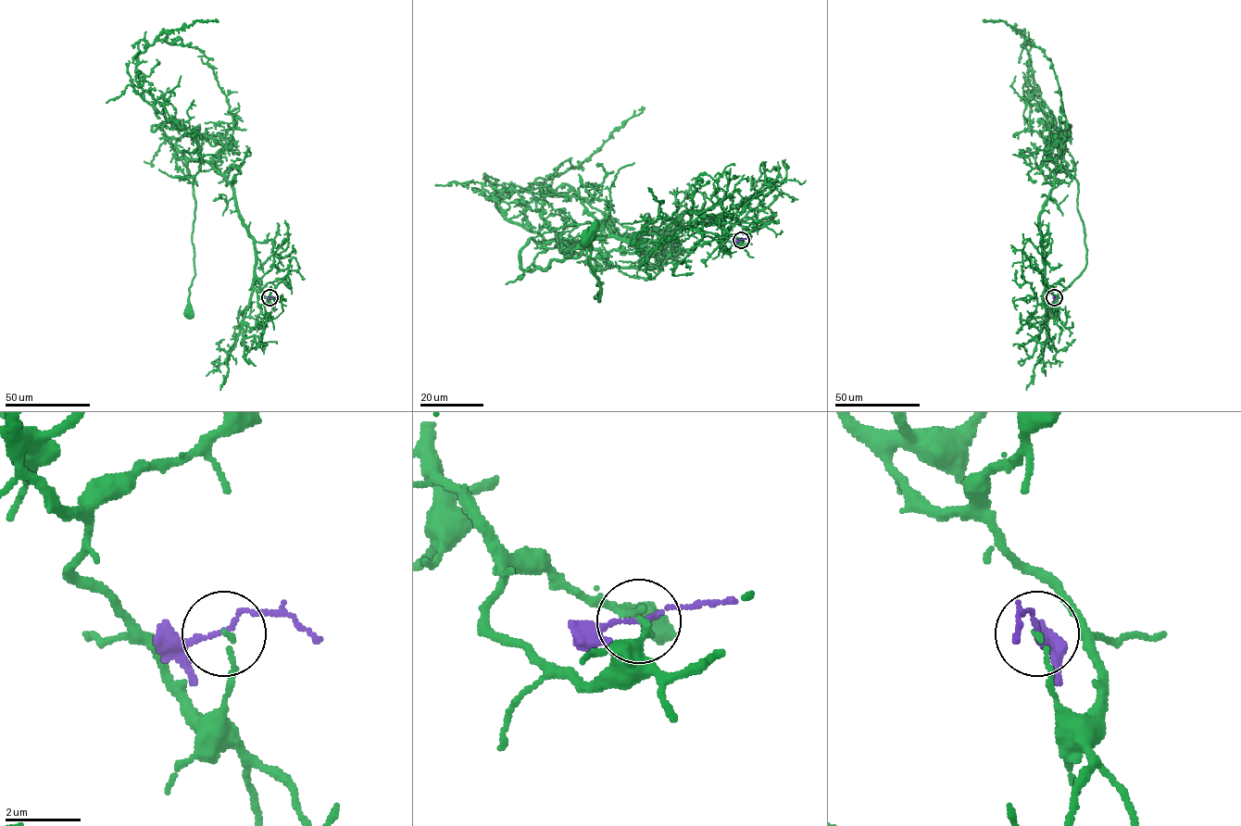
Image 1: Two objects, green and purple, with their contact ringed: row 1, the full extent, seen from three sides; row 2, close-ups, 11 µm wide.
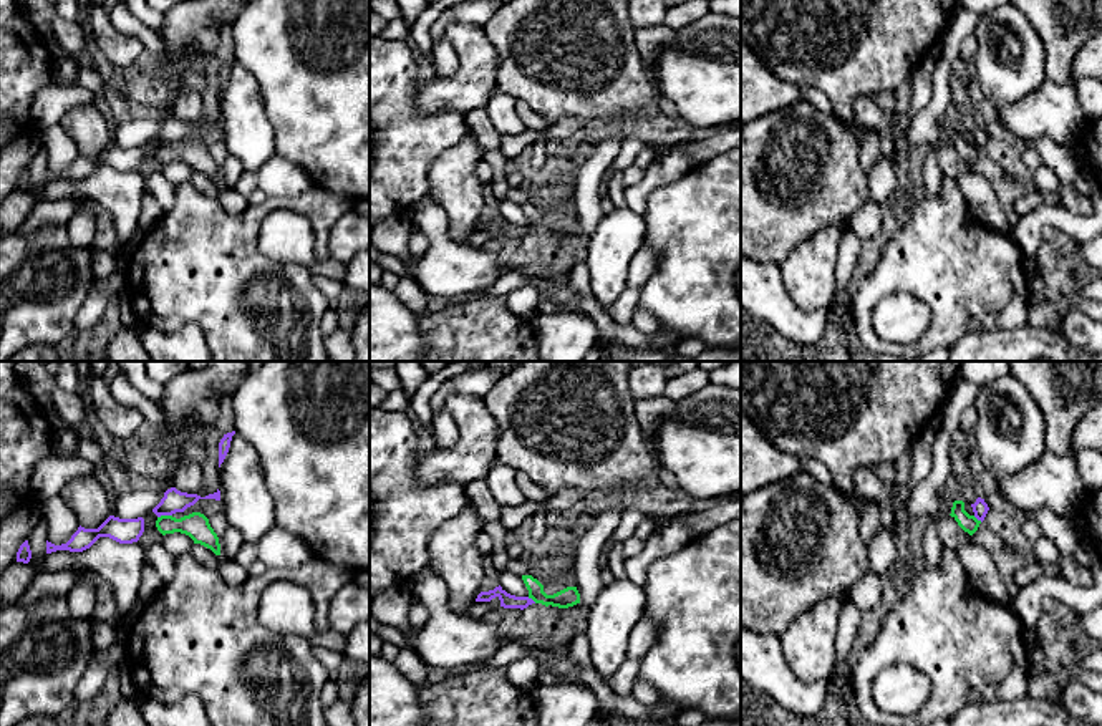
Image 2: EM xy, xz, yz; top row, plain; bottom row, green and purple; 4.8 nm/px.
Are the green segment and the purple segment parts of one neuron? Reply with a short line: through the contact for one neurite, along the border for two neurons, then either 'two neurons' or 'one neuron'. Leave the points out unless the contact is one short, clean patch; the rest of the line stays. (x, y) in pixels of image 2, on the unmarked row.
xy (171, 143), (158, 146) | two neurons

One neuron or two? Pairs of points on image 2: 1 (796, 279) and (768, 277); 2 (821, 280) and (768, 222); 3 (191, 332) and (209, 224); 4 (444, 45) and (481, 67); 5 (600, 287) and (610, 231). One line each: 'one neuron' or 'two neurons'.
1: two neurons
2: two neurons
3: two neurons
4: two neurons
5: one neuron

